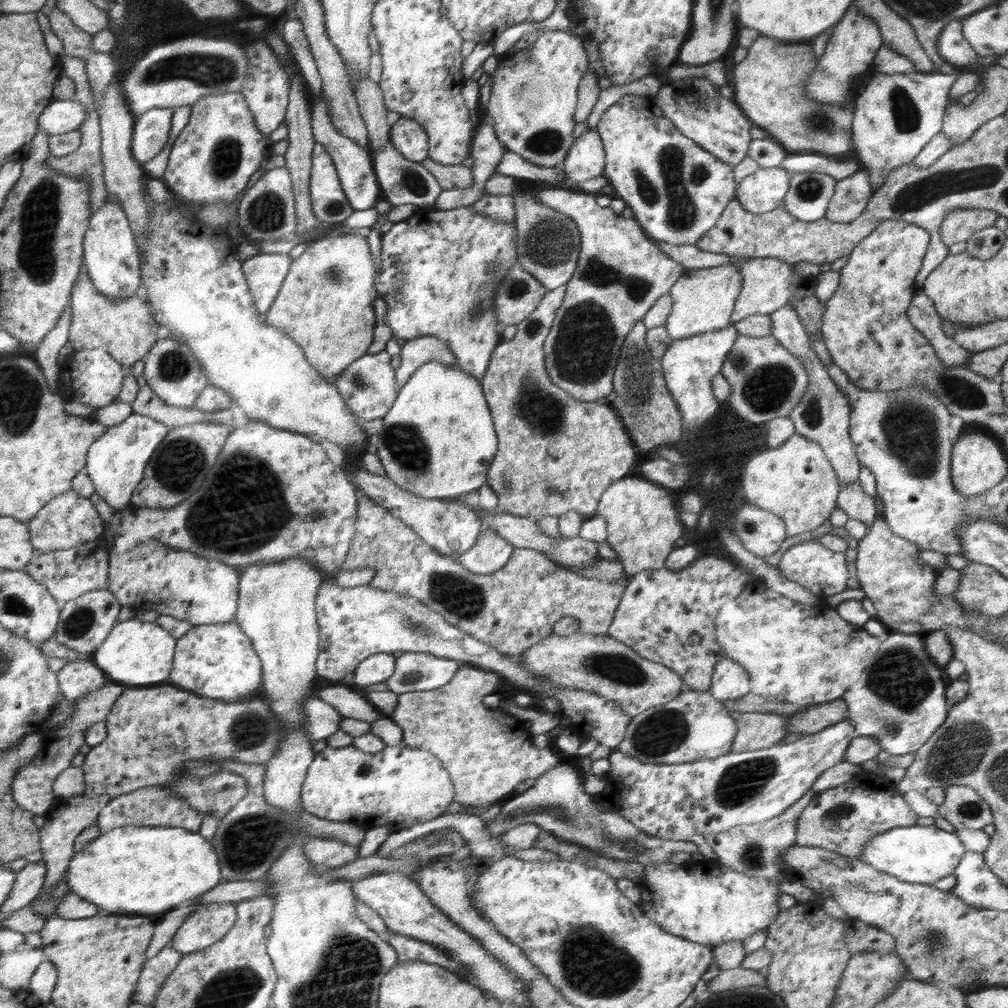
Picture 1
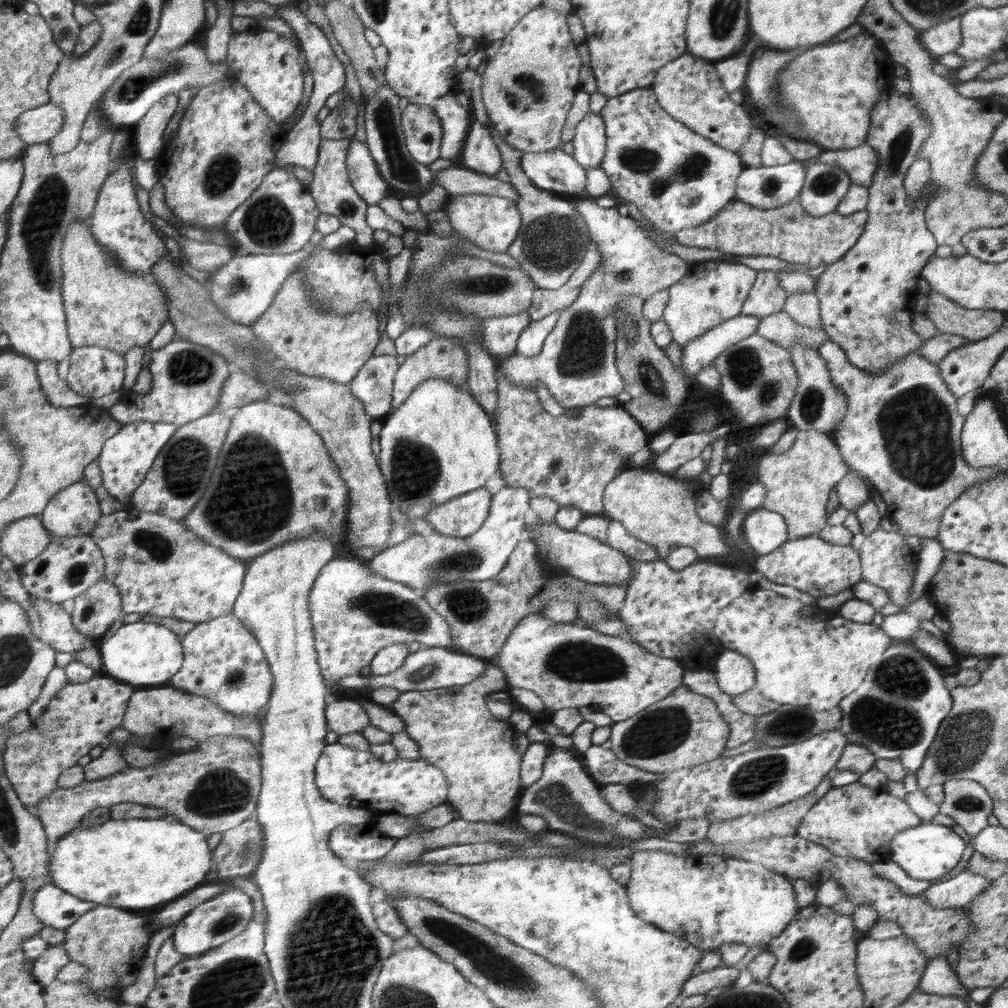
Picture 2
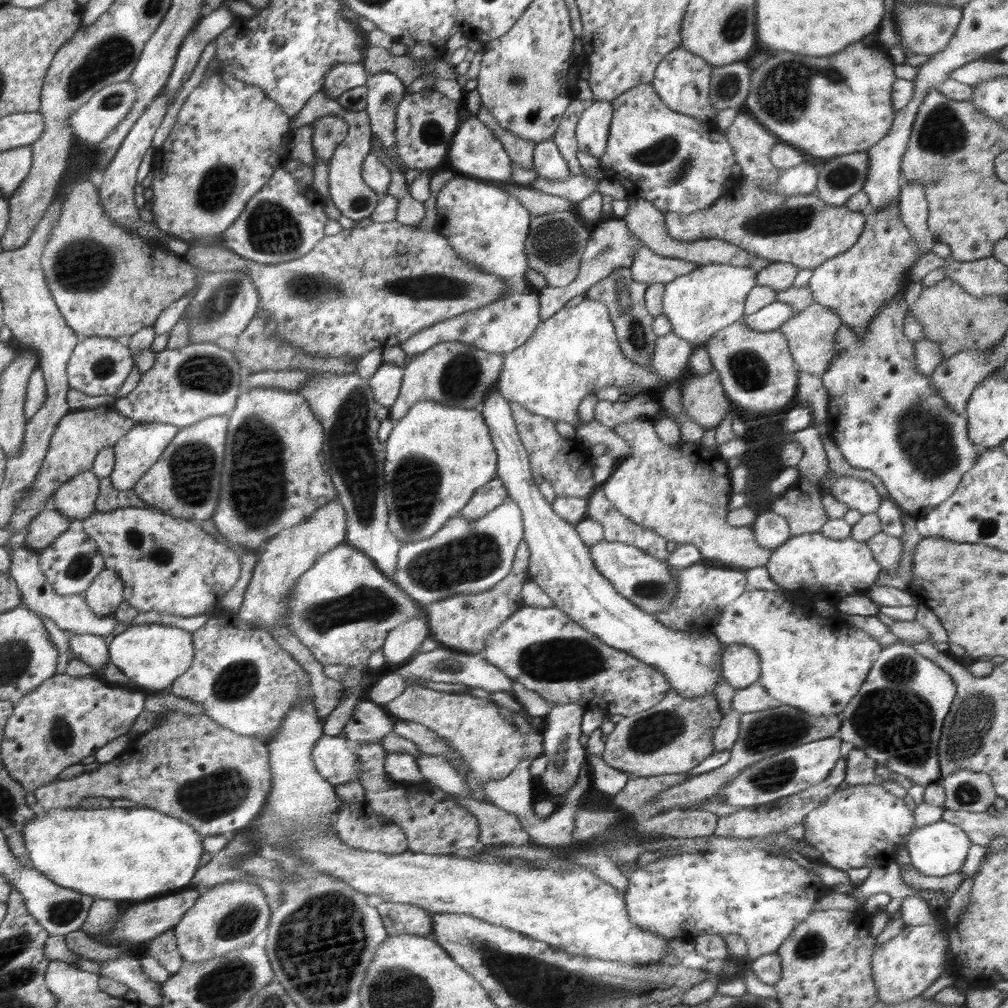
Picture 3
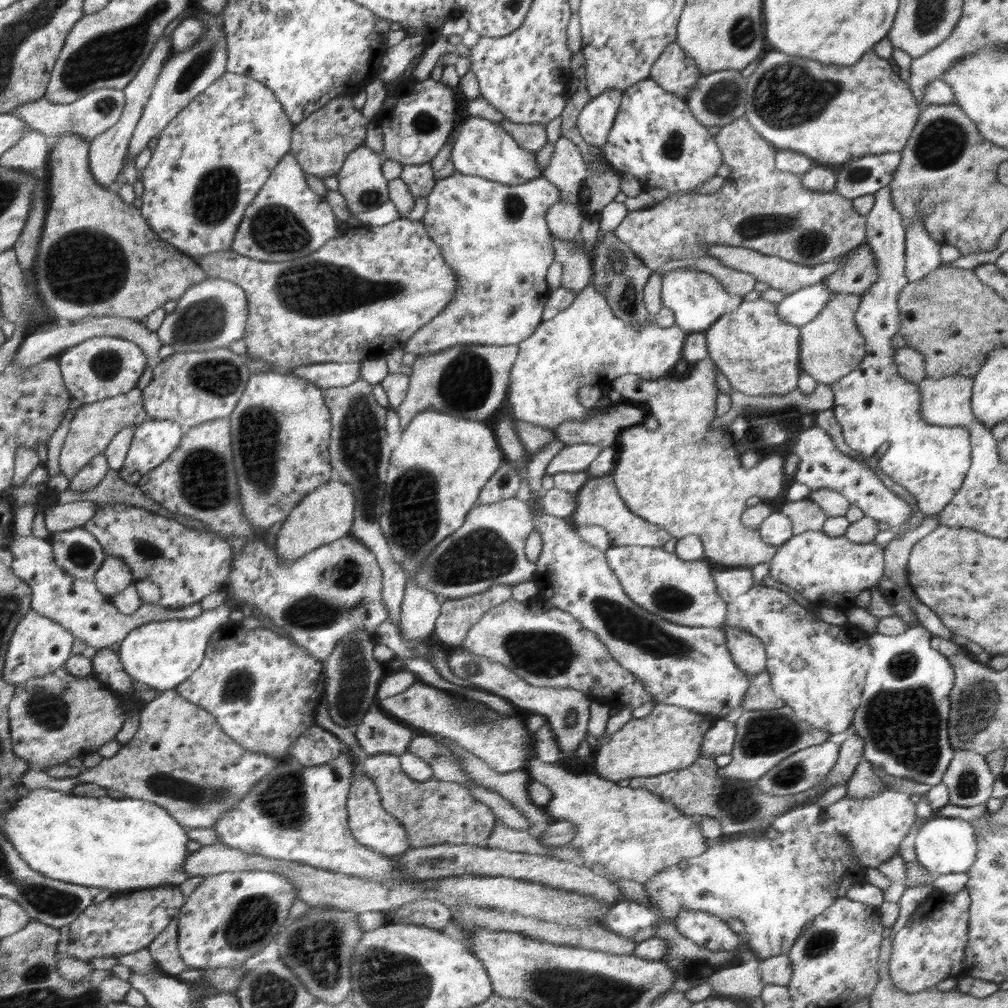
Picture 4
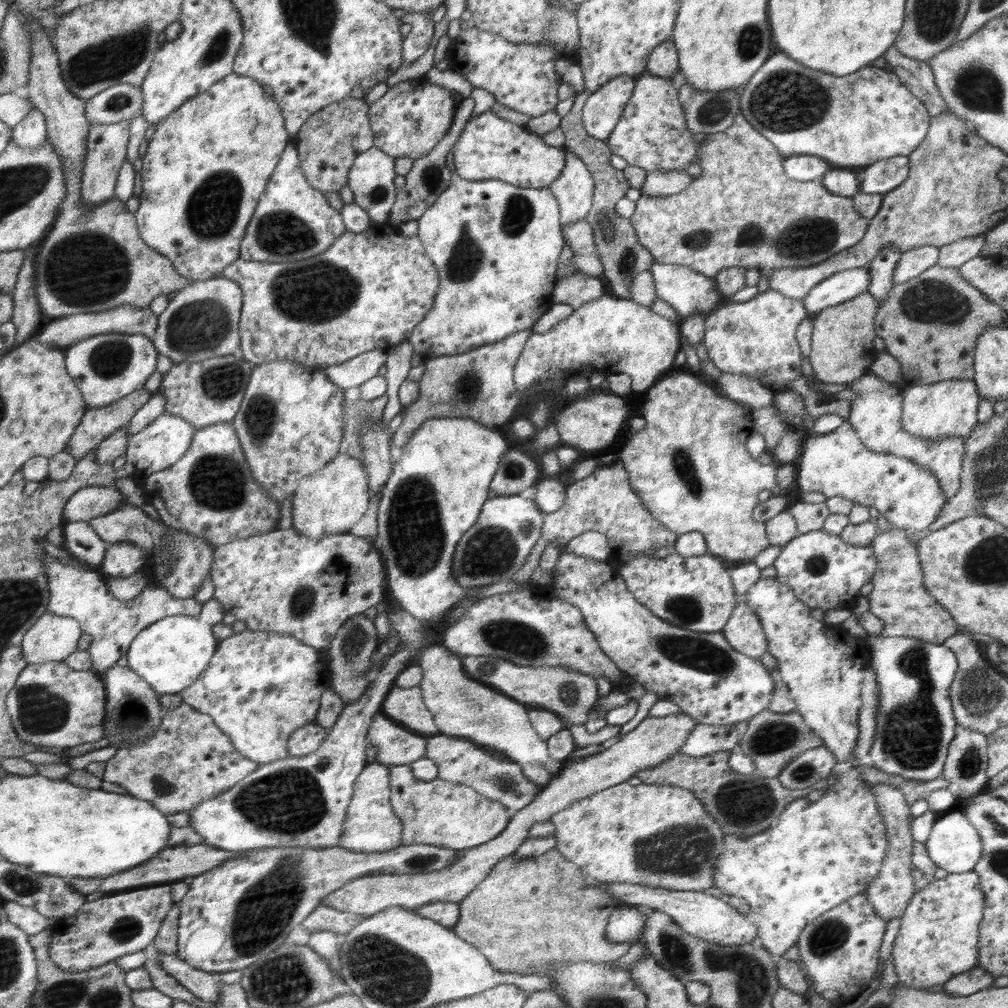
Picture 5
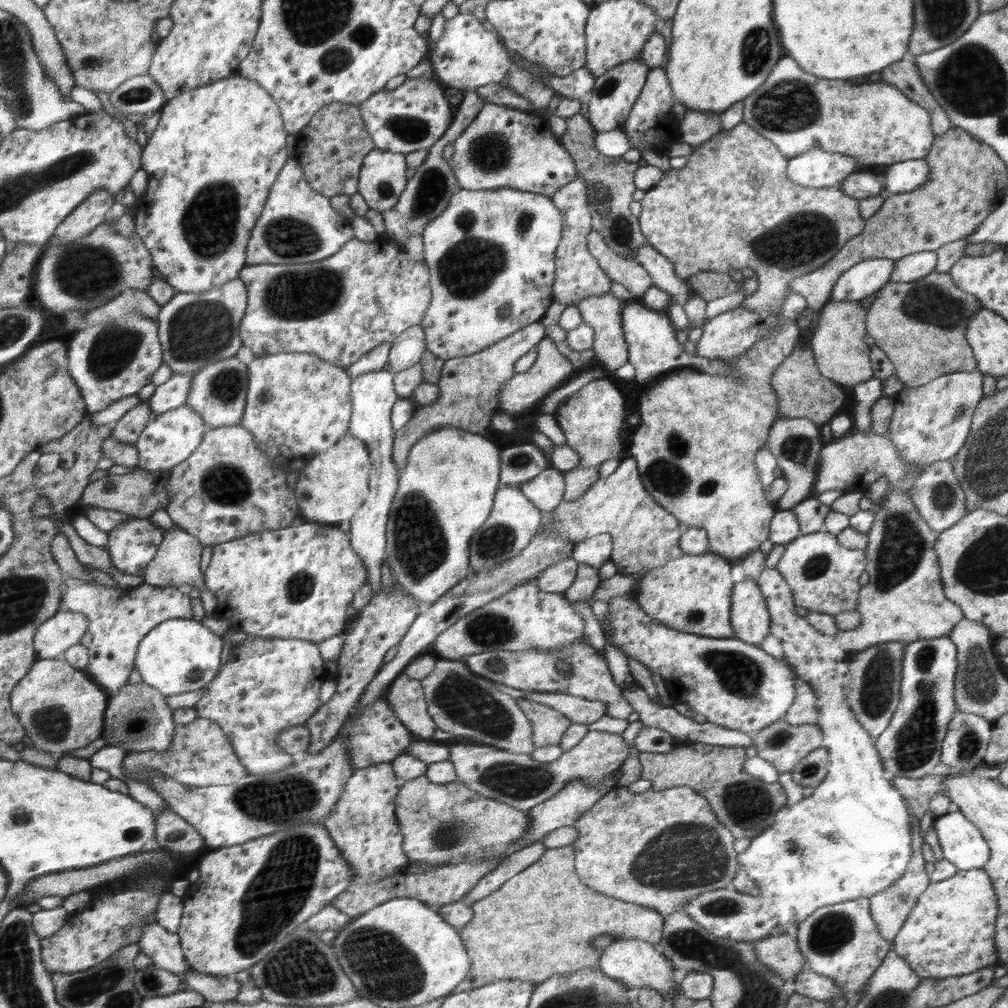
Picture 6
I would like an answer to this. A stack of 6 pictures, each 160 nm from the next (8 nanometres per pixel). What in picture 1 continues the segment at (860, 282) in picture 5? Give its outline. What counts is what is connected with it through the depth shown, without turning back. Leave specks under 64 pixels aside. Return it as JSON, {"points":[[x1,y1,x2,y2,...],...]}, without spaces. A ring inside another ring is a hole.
{"points":[[731,323,720,330,673,340,660,359,667,389,679,406,683,432,688,436,696,436,719,411,719,400,716,400,711,389,712,379,721,373,727,352,738,335,739,332]]}

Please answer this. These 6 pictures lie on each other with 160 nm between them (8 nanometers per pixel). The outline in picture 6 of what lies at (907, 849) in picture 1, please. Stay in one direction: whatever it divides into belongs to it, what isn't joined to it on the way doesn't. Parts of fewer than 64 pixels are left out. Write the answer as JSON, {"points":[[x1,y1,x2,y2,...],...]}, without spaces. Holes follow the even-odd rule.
{"points":[[960,811,936,817,933,822,944,860,952,862,958,871,980,869,988,862,990,847,983,834]]}

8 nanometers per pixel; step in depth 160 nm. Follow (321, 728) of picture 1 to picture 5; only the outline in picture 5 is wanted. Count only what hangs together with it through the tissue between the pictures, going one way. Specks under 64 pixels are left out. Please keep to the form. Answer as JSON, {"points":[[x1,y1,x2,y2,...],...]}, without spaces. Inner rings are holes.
{"points":[[382,711,376,716,367,742,379,748,378,760,388,766,410,765,425,757,427,737,407,730,385,716]]}

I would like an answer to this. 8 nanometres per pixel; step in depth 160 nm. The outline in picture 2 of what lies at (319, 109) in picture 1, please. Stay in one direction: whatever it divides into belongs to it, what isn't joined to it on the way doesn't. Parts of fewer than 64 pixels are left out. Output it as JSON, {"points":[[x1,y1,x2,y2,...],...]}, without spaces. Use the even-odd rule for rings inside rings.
{"points":[[352,139,347,146,346,166,354,190,369,205,379,202,391,191,382,178,379,165,371,155,367,143]]}

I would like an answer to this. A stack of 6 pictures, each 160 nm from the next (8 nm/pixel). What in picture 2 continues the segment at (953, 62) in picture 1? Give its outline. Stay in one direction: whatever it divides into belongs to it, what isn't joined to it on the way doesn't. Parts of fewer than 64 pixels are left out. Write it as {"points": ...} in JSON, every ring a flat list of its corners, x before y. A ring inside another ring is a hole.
{"points":[[960,17,931,26,928,30,922,30,919,33,919,39,935,58,949,52,954,53,961,43]]}

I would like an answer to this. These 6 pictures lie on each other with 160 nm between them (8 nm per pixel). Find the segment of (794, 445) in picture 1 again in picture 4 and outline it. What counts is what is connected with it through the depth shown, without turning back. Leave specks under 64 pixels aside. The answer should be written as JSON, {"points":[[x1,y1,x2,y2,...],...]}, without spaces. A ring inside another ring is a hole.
{"points":[[809,498,798,502,788,501,780,508,780,512,790,519,794,535,820,531,829,517]]}

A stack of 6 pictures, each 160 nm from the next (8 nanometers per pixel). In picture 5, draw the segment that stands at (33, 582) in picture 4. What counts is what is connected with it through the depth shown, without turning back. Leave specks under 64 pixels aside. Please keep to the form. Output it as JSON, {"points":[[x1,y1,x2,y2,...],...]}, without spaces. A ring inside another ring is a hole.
{"points":[[46,553,41,562,46,562,50,600,47,612,60,616,75,618,83,627,86,634,93,638,90,648,91,670,104,674,116,666,122,654,130,650,132,642,141,630,154,625,163,618,176,615,190,615,195,617,202,612,202,605,193,598,176,598,166,587,147,585,136,598,123,600,116,598,107,586,106,579,97,569,83,569,82,567,62,564,56,556]]}

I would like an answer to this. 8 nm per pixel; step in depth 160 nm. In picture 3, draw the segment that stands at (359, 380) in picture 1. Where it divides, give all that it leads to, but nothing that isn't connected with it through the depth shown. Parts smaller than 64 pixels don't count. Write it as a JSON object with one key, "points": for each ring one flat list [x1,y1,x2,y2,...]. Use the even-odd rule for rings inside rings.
{"points":[[384,362,367,380,378,405,389,407,395,404,401,392,403,373,402,367]]}

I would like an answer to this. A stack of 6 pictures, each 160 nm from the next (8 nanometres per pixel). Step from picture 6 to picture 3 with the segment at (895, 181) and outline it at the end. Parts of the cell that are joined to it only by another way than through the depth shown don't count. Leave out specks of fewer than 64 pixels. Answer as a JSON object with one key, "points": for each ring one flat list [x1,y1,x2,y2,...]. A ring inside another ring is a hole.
{"points":[[867,151,828,159,822,164,811,193,830,206,842,206,852,195,862,191,868,165]]}

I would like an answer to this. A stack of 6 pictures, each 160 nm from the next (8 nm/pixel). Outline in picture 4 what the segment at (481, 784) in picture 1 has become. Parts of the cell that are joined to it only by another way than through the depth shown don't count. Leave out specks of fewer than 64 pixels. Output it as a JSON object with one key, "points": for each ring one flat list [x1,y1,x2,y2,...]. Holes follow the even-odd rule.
{"points":[[422,681,414,683,396,696,377,701,377,704,401,723,410,724,430,734,435,733,472,752,491,770,498,773,524,769,531,755,530,751,534,749,532,735,528,734,524,722,519,717,508,718,496,711,486,712,484,706,464,706,454,694,451,695]]}

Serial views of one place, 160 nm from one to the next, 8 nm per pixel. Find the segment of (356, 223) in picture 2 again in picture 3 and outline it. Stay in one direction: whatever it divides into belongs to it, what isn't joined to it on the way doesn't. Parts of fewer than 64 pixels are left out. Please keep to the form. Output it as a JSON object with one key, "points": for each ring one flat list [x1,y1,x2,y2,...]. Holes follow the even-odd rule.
{"points":[[345,107,338,110,338,117,348,120,350,125,347,135,333,152,328,165,328,198,334,202,334,206,340,210,341,214,351,218,353,222,368,218,375,210,375,206,380,201,377,192,366,186,362,180,361,164,365,156,370,153,370,141,372,122,370,114,366,109,351,111]]}

